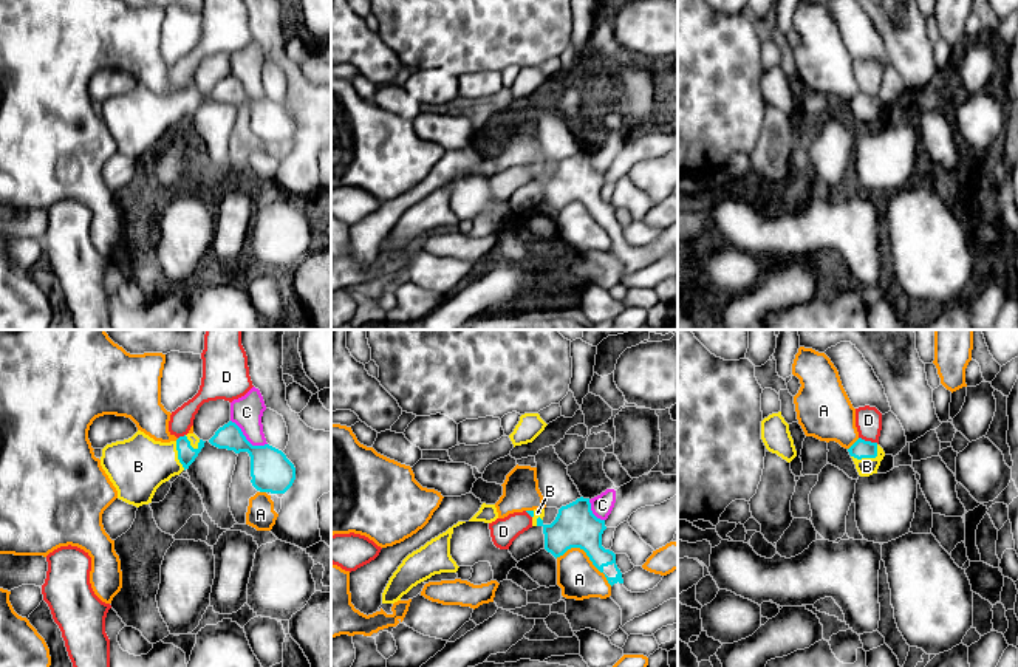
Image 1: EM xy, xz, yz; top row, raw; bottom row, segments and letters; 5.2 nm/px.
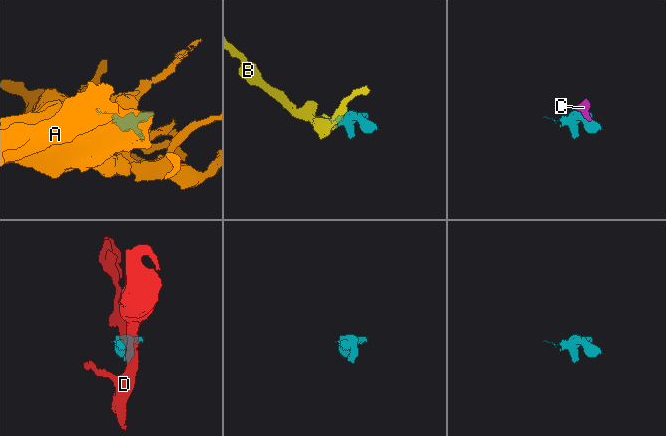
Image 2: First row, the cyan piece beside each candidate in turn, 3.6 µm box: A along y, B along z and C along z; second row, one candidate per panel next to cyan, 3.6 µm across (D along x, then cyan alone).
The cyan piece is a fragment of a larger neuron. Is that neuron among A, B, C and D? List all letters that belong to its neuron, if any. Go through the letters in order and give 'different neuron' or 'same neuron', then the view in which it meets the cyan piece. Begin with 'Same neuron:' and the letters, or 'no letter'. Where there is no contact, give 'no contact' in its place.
Same neuron: B
A: different neuron; meets cyan in xz
B: same neuron; meets cyan in yz
C: different neuron; meets cyan in xy
D: different neuron; meets cyan in yz

